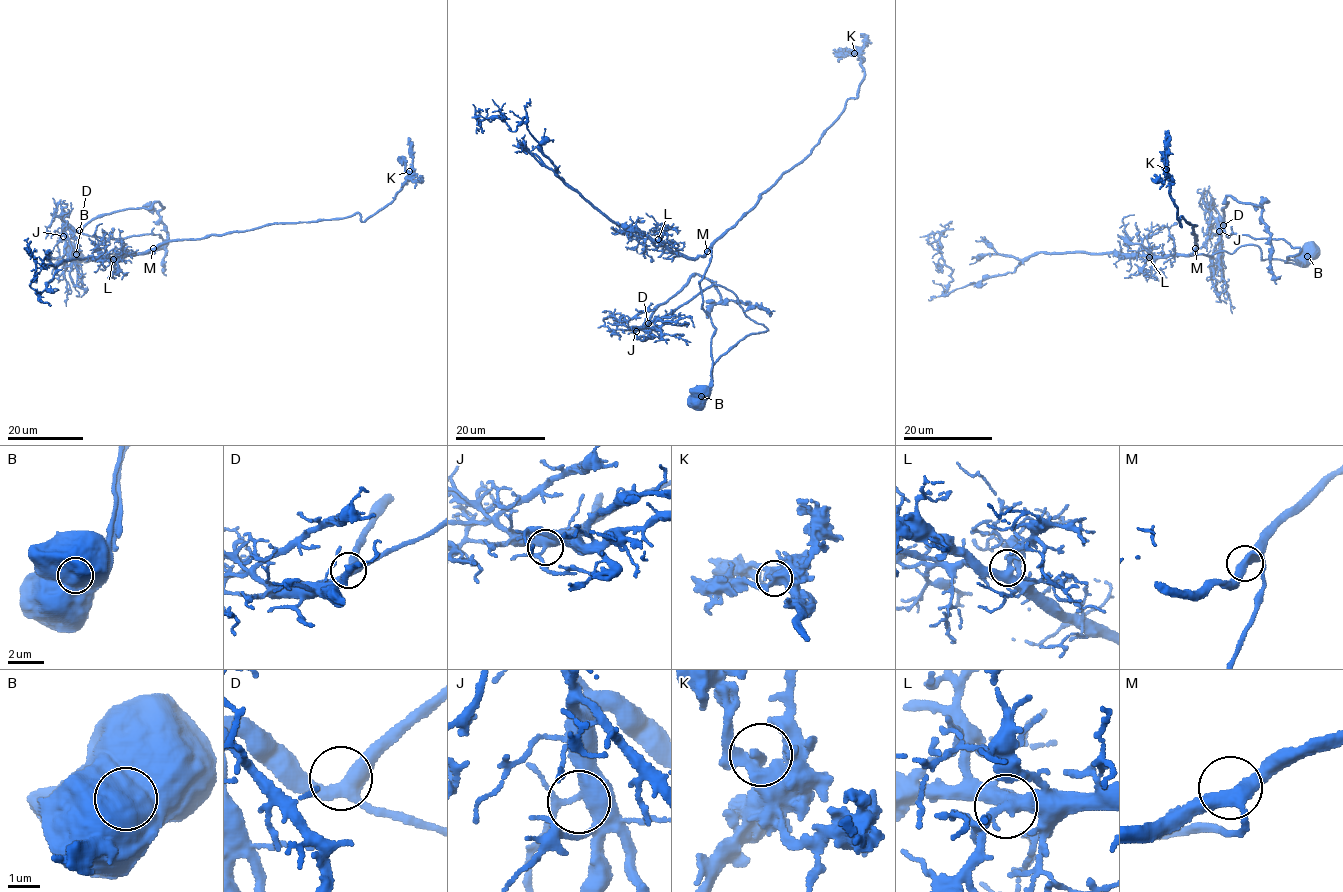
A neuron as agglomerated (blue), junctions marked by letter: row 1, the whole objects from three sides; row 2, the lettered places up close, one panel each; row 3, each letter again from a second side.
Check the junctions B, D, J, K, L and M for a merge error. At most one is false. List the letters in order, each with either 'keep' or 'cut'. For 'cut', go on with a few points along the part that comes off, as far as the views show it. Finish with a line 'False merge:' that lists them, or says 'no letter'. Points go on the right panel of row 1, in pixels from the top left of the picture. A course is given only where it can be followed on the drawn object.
B: cut; foreign part runs (1307, 256), (1286, 262), (1300, 249), (1281, 238), (1225, 236), (1227, 196), (1261, 206), (1275, 284)
D: keep
J: keep
K: keep
L: keep
M: keep
False merge: B

